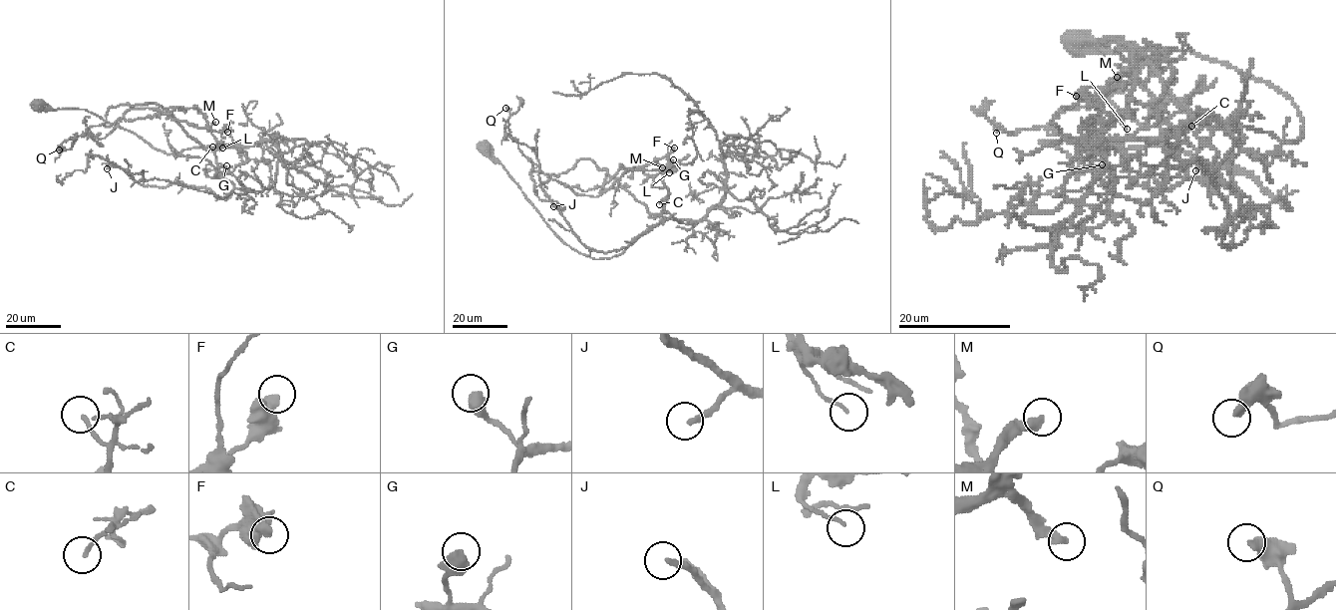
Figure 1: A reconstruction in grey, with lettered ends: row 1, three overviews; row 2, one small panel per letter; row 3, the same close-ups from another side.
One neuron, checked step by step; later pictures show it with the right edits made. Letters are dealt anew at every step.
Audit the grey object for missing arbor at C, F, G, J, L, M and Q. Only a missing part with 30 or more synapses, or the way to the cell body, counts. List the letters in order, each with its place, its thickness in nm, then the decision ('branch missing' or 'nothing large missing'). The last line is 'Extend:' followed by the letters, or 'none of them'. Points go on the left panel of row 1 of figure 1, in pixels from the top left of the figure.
C: place (212, 147); calibre 160 nm; nothing large missing
F: place (227, 132); calibre 480 nm; nothing large missing
G: place (226, 165); calibre 550 nm; nothing large missing
J: place (107, 168); calibre 200 nm; nothing large missing
L: place (222, 148); calibre 110 nm; nothing large missing
M: place (215, 122); calibre 320 nm; branch missing
Q: place (59, 150); calibre 360 nm; nothing large missing
Extend: M

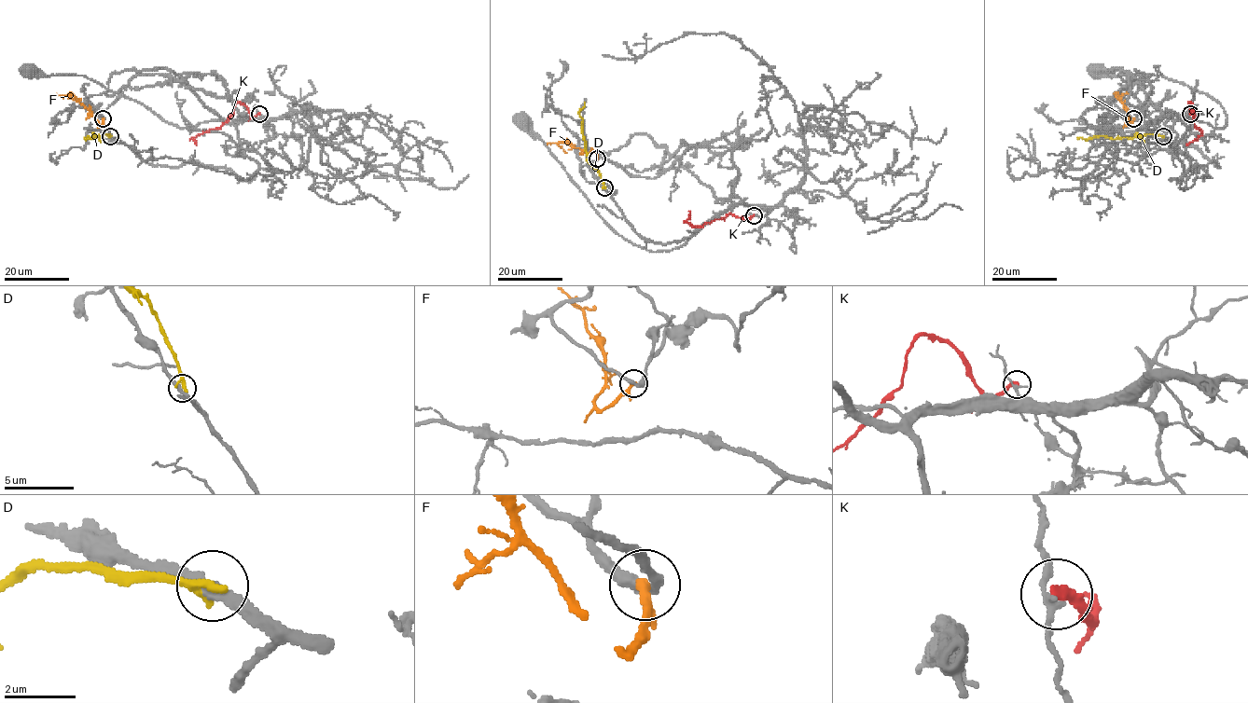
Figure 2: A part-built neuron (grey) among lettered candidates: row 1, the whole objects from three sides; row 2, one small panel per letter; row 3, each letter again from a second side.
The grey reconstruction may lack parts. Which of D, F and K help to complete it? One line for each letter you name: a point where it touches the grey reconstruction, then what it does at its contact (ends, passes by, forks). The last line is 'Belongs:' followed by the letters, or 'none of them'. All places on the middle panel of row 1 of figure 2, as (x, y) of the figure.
Belongs: none of them

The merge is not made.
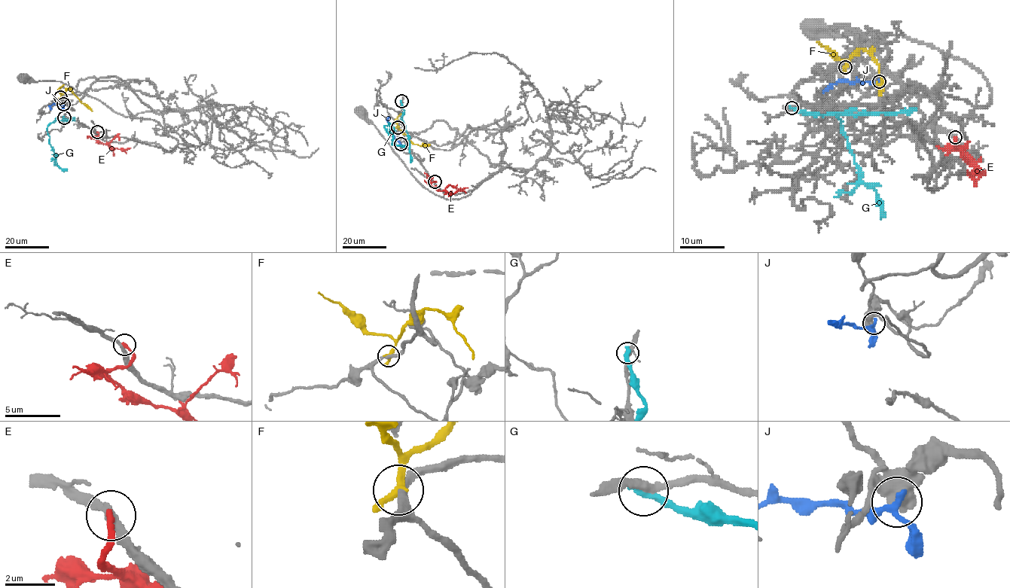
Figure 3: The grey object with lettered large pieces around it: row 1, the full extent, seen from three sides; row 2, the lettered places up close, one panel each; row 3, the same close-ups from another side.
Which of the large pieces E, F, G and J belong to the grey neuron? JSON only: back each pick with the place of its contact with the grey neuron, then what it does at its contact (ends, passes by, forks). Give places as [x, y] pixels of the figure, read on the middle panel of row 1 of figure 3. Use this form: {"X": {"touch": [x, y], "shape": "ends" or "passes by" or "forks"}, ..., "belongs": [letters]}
{"belongs": []}

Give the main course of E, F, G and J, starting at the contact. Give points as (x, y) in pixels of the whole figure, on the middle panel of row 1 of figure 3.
E: (434, 181), (431, 184), (432, 186), (450, 193), (468, 187)
F: (398, 127), (413, 144), (429, 144)
G: (401, 101), (404, 111), (402, 117), (385, 128), (386, 132), (394, 137), (392, 144), (404, 146)
J: (401, 144), (395, 138), (388, 116)

